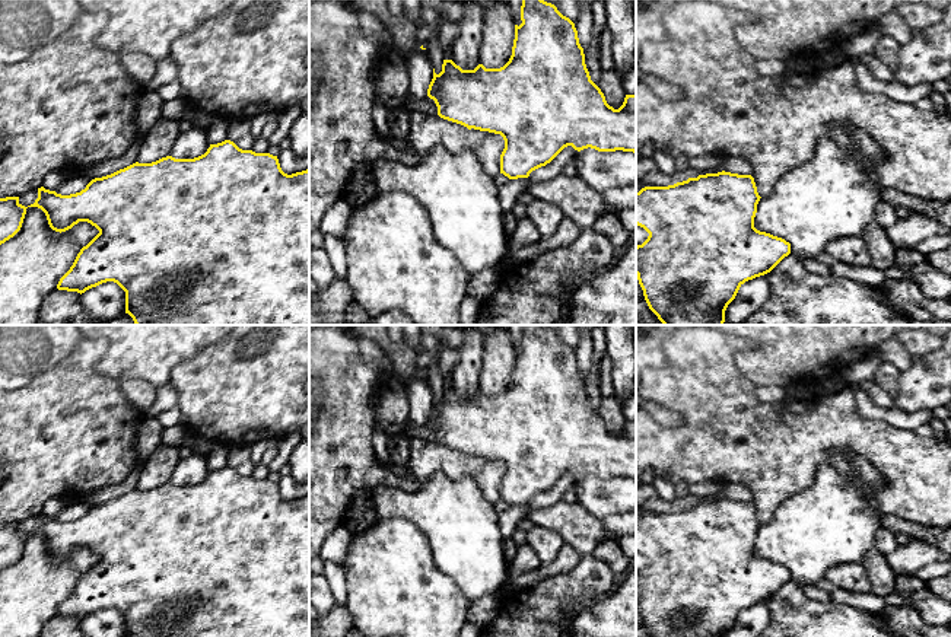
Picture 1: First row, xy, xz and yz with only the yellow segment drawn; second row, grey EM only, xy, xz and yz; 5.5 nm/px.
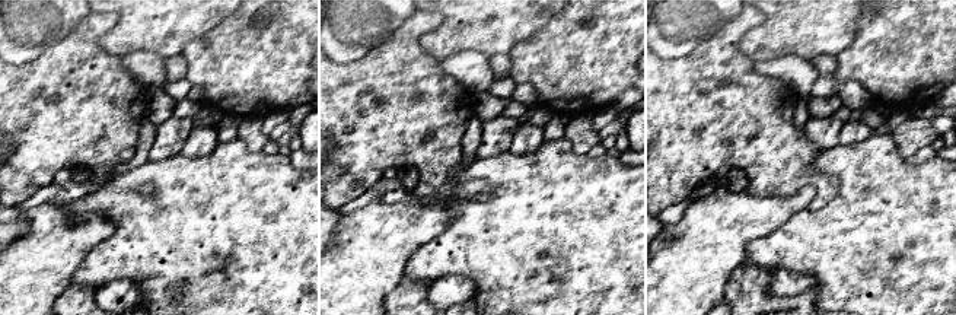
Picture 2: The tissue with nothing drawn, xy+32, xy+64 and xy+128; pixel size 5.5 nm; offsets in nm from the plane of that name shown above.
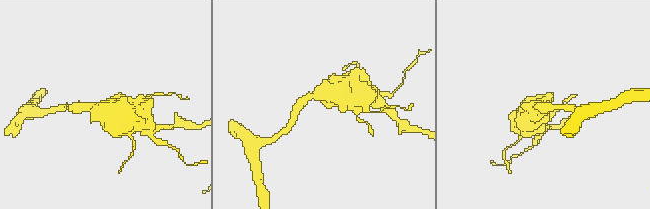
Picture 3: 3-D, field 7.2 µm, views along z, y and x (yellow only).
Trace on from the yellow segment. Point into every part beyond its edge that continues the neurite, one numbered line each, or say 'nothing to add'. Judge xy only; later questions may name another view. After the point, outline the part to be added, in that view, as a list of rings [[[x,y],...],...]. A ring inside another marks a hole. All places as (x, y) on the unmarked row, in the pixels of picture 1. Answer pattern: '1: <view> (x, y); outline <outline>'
nothing to add

